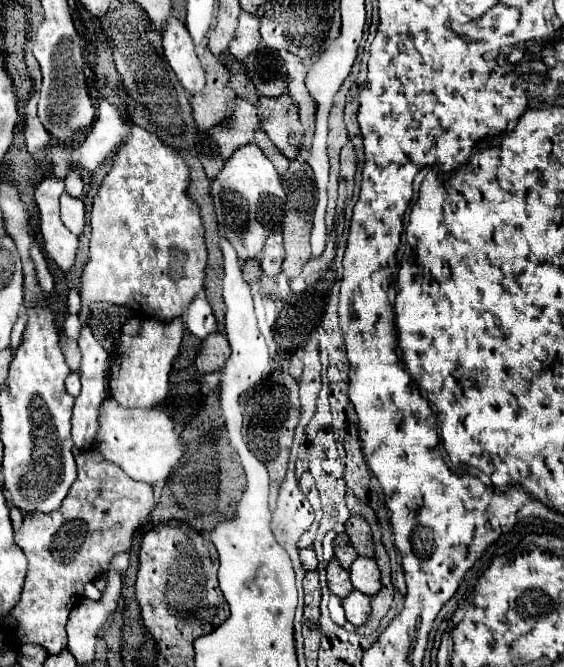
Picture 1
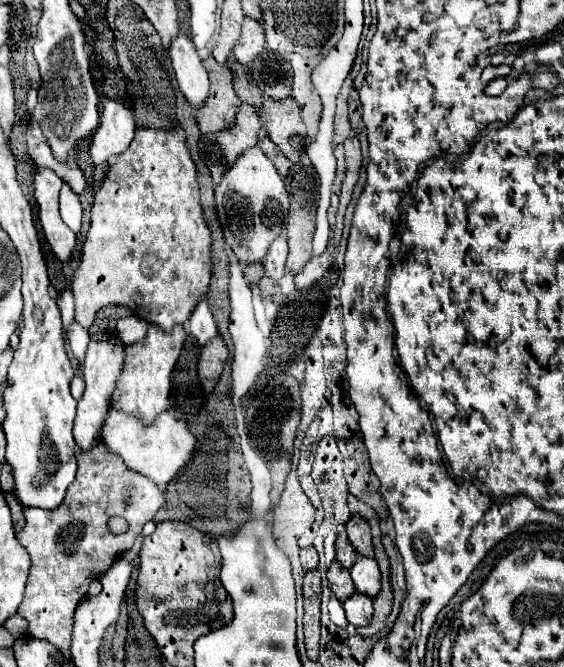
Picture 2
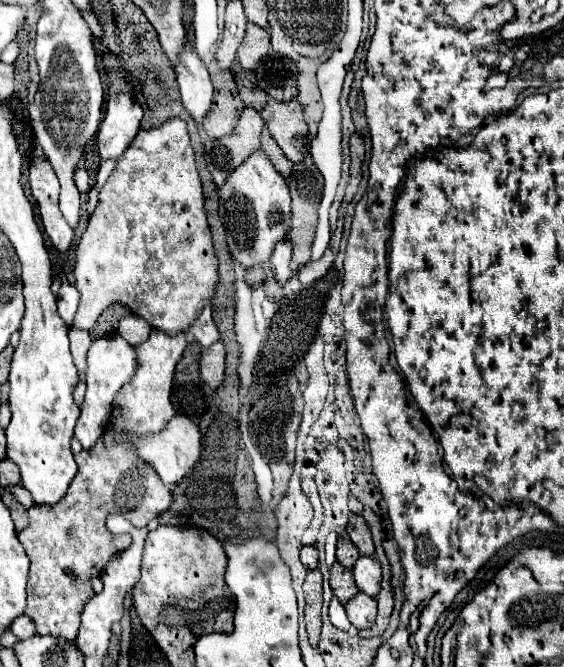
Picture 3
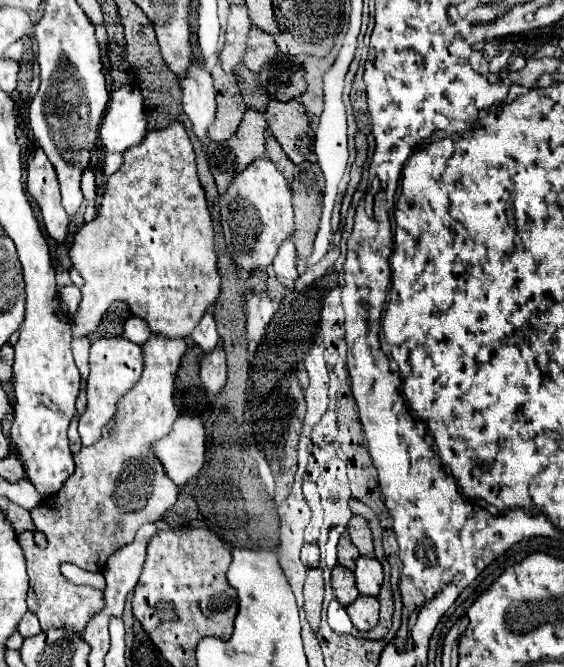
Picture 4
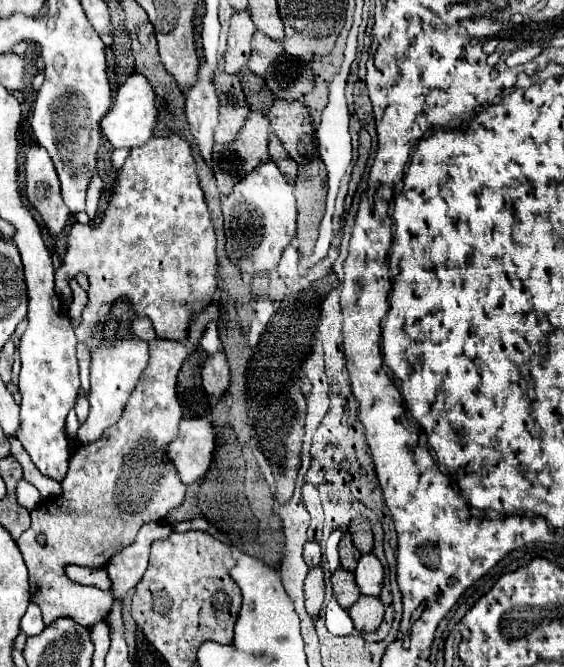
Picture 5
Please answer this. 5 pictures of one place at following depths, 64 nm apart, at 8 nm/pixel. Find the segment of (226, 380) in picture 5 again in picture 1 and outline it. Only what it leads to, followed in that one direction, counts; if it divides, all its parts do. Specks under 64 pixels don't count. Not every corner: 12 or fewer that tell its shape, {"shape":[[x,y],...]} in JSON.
{"shape":[[222,332],[210,334],[196,356],[198,374],[218,372],[230,356]]}

